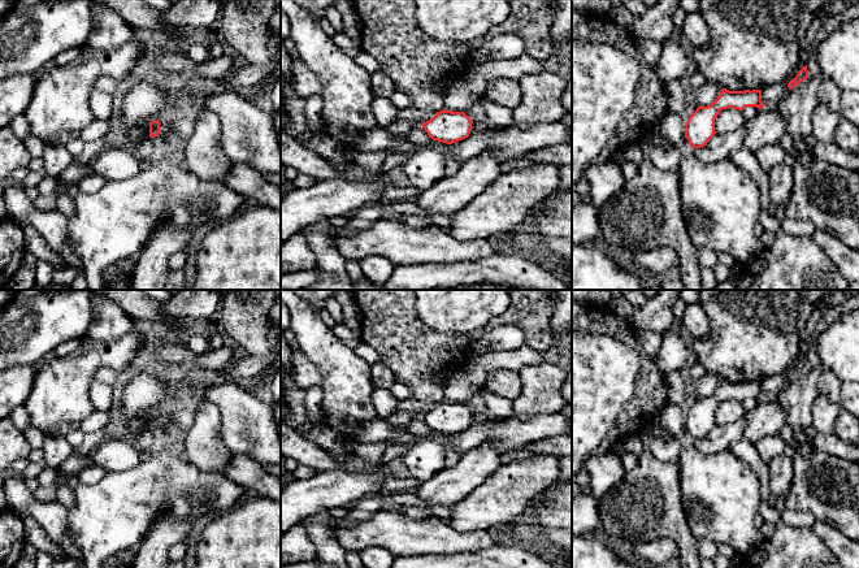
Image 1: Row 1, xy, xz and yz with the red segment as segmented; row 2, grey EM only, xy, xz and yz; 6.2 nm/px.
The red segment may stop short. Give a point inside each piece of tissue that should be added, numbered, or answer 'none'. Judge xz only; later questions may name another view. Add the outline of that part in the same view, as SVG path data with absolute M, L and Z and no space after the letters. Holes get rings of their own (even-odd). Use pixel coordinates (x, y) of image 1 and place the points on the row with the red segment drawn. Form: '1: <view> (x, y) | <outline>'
none

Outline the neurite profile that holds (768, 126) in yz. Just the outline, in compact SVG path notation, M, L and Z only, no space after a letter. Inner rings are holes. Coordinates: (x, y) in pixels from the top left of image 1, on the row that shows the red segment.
M763 107L746 125L745 147L752 153L768 144L778 144L786 134L786 117L775 107Z

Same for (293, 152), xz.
M281 131L281 164L299 170L300 174L308 174L316 179L347 178L352 182L369 181L381 175L385 169L366 169L356 164L339 173L334 169L333 162L304 147L285 131Z

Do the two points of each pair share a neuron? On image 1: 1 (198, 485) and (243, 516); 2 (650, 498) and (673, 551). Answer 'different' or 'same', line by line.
1: different
2: different

